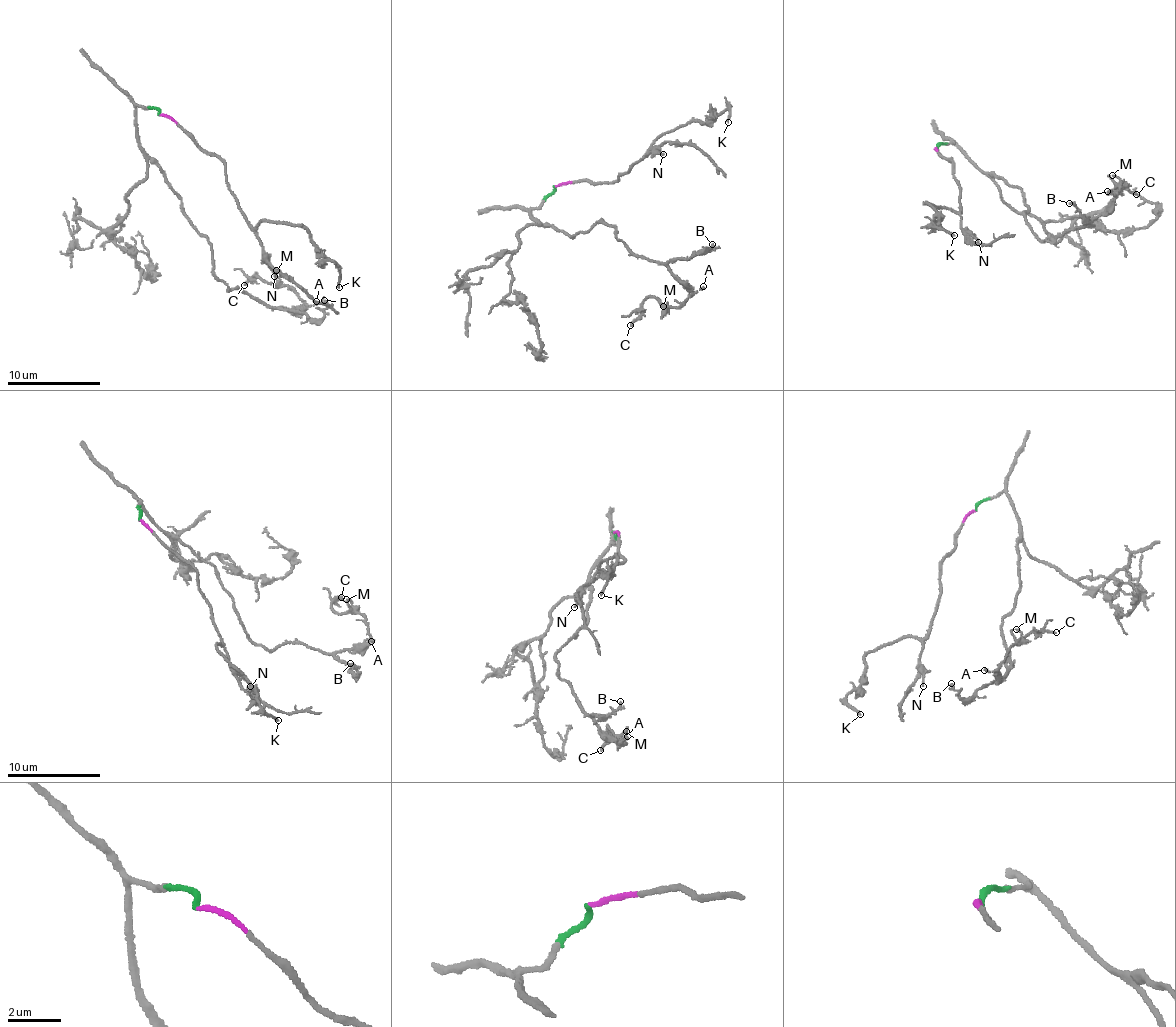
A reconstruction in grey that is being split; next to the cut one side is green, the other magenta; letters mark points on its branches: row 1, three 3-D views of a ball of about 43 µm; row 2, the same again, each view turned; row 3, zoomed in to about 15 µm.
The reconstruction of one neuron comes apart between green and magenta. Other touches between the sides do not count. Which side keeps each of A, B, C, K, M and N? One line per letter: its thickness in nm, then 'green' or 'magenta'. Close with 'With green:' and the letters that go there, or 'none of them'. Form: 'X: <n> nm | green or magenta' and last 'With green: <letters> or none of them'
A: 130 nm | green
B: 120 nm | green
C: 180 nm | green
K: 180 nm | magenta
M: 130 nm | green
N: 130 nm | magenta
With green: A, B, C, M

